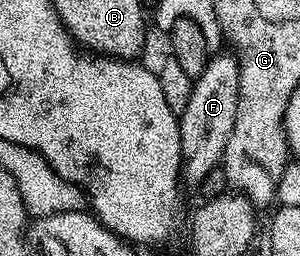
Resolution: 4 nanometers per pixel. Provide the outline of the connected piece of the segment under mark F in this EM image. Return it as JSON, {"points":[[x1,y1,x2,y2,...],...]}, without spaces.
{"points":[[212,55,205,70,195,80,193,94,189,94,189,106,178,113,181,130,181,154,183,155,182,179,198,186,209,170,220,167,229,134,233,134,233,122,237,122,239,101,239,61,234,55]]}

